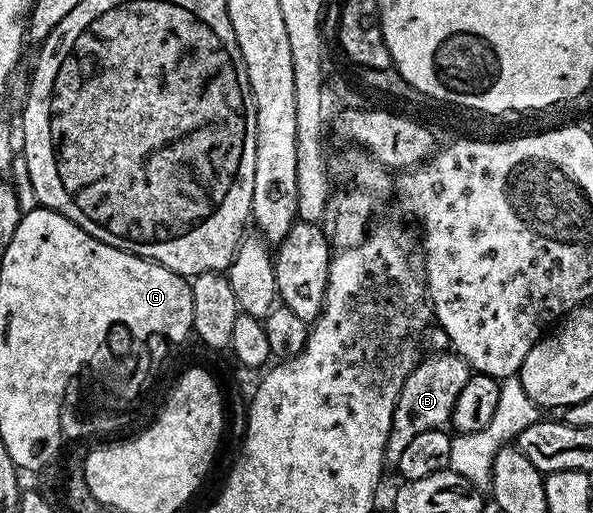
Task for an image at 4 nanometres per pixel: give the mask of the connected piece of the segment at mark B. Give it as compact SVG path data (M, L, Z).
M440 352L432 357L436 358L425 357L416 363L410 376L406 376L402 384L402 392L398 392L390 436L386 440L385 467L399 467L402 451L414 441L414 436L447 427L452 421L452 409L456 407L458 396L466 388L470 367L467 360L455 352Z

